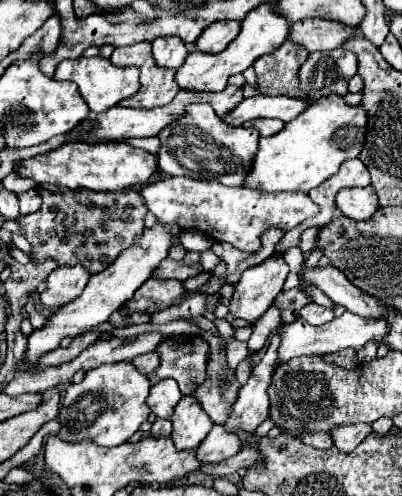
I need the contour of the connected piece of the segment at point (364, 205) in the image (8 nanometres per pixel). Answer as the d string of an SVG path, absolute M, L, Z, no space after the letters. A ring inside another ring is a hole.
M353 187L353 189L341 189L335 199L337 209L355 221L365 221L377 211L377 193L373 187Z

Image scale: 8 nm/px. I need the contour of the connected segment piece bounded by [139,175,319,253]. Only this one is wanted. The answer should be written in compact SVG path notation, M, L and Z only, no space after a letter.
M163 177L161 181L143 187L141 197L149 211L155 213L157 221L177 225L181 231L199 229L215 241L231 243L241 251L257 251L261 247L261 235L269 227L281 227L291 231L299 223L319 213L319 207L309 195L265 195L247 187L225 187L217 181L197 181L189 177Z

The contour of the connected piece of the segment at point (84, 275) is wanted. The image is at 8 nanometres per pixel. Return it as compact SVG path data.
M61 265L47 277L47 289L39 293L39 301L49 309L61 307L63 303L69 303L77 295L81 295L91 275L93 273L81 265L75 267Z

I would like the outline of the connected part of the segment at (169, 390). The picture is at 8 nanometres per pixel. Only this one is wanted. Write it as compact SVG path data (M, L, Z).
M165 379L165 381L159 381L151 387L151 393L147 397L147 405L151 407L151 411L157 417L171 419L173 409L181 397L183 397L183 393L179 391L177 383L173 379Z

